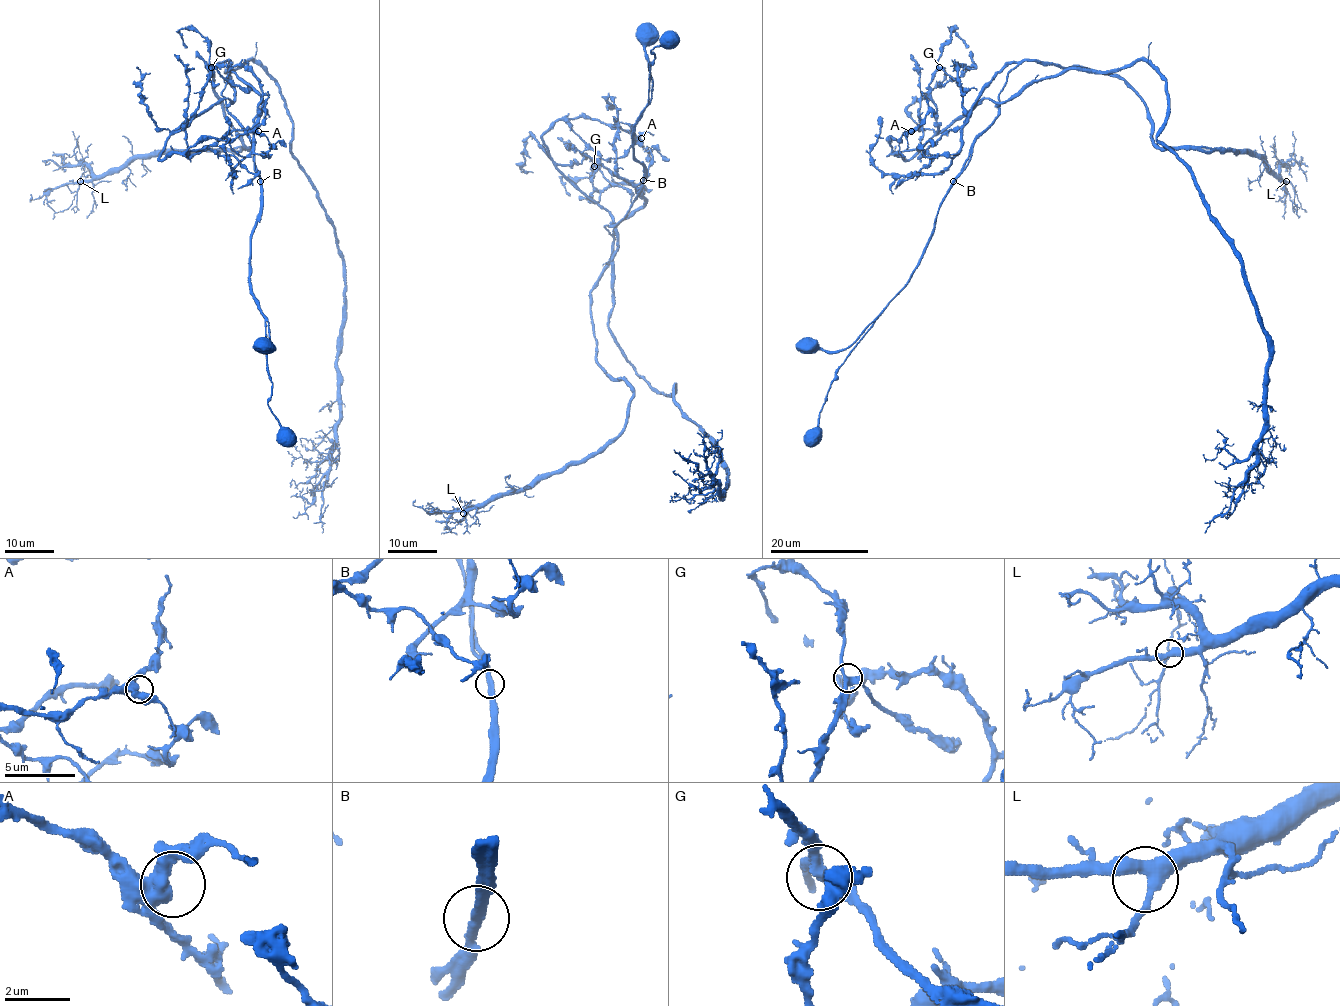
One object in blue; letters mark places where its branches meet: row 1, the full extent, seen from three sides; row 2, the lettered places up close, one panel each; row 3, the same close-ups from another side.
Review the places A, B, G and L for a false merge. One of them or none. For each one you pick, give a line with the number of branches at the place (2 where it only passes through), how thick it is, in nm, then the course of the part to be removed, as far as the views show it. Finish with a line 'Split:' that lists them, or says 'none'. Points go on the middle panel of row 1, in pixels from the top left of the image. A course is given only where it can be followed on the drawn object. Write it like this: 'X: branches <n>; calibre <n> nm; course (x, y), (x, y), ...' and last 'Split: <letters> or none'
B: branches 2; calibre 380 nm; course (643, 180), (605, 226), (609, 266), (590, 293), (598, 365), (632, 389), (625, 428), (473, 508), (413, 500)
Split: B

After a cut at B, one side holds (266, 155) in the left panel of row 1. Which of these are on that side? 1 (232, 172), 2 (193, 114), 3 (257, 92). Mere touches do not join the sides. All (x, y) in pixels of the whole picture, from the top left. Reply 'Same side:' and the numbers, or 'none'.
Same side: 1, 3

